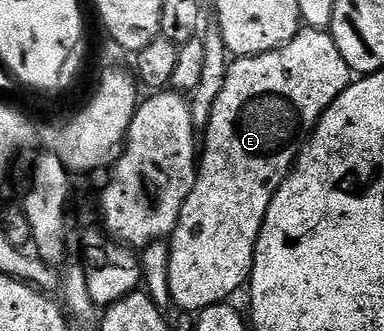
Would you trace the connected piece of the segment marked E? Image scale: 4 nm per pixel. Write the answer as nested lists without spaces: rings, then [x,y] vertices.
[[[307,27],[301,28],[300,32],[294,35],[294,39],[290,39],[285,45],[274,51],[266,51],[257,57],[237,57],[229,64],[222,91],[219,92],[218,99],[214,101],[214,107],[210,111],[210,119],[202,133],[202,152],[198,157],[196,182],[178,215],[178,221],[168,247],[170,255],[169,291],[172,296],[172,305],[175,308],[185,309],[186,312],[192,313],[191,315],[199,314],[201,309],[232,299],[232,296],[239,291],[240,284],[243,281],[245,284],[249,280],[256,240],[260,234],[262,223],[266,219],[266,211],[270,207],[278,187],[288,178],[288,172],[295,165],[296,158],[300,156],[300,150],[304,148],[305,141],[312,135],[312,130],[320,122],[320,116],[324,114],[324,110],[330,107],[330,103],[334,103],[334,99],[338,99],[338,95],[342,95],[342,91],[348,89],[353,80],[352,68],[346,63],[346,59],[342,59],[342,51],[338,51],[331,32]]]

